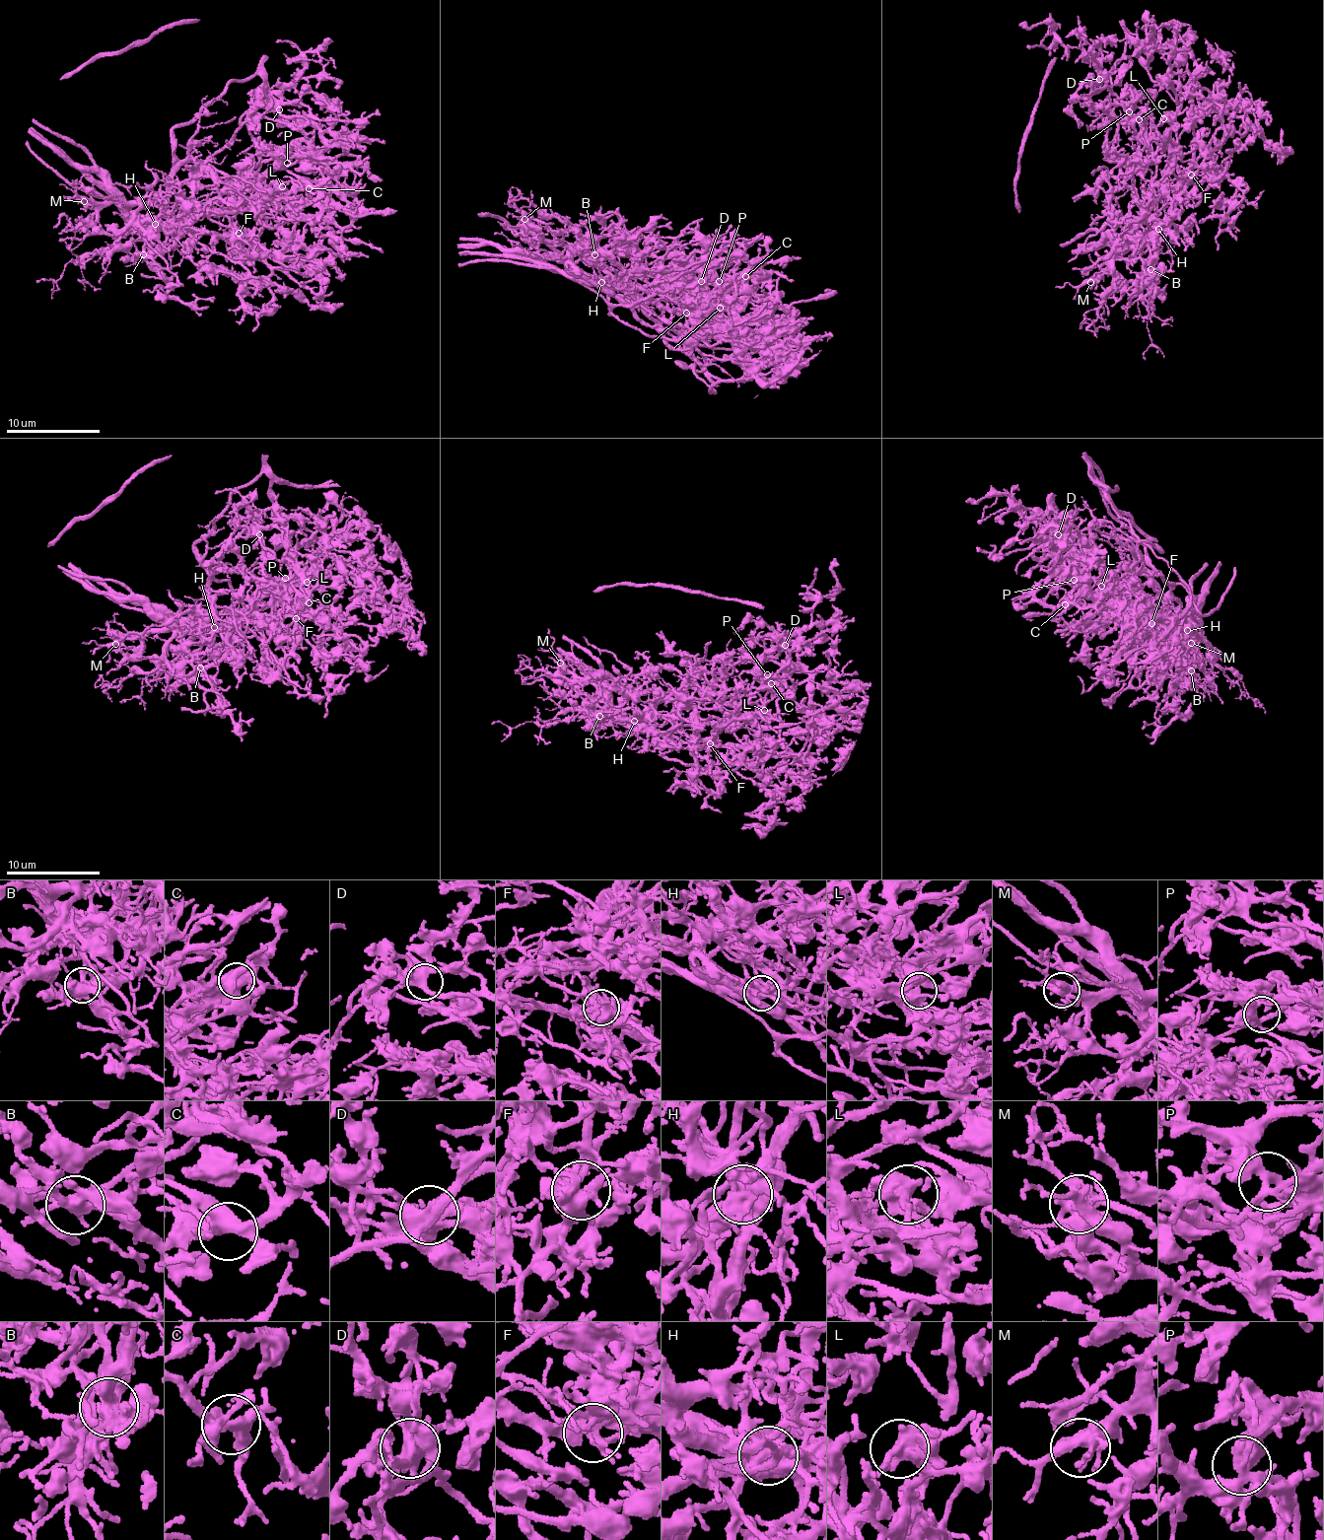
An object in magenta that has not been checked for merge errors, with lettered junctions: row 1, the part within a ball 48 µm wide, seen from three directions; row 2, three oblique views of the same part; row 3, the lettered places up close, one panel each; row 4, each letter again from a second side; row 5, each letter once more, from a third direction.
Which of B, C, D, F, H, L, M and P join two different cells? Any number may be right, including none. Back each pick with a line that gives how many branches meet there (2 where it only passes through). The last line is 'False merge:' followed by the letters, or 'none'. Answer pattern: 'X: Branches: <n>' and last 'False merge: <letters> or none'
B: Branches: 5
F: Branches: 4
H: Branches: 3
False merge: B, F, H

